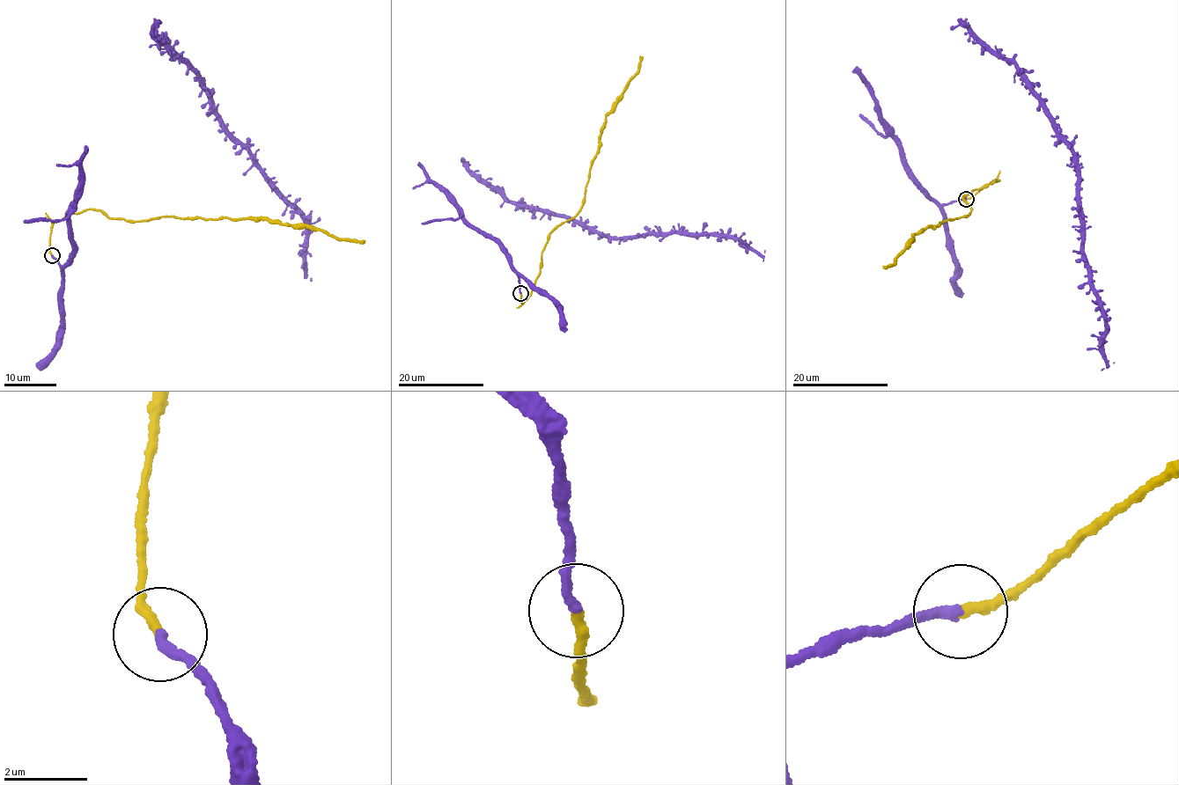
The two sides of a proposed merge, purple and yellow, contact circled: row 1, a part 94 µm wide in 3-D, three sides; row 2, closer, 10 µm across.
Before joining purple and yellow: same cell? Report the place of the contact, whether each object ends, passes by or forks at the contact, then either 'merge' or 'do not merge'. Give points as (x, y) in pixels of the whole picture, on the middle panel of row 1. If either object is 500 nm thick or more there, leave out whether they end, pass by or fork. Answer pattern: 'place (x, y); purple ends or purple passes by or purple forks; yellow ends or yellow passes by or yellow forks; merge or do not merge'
place (520, 293); purple ends; yellow ends; merge

